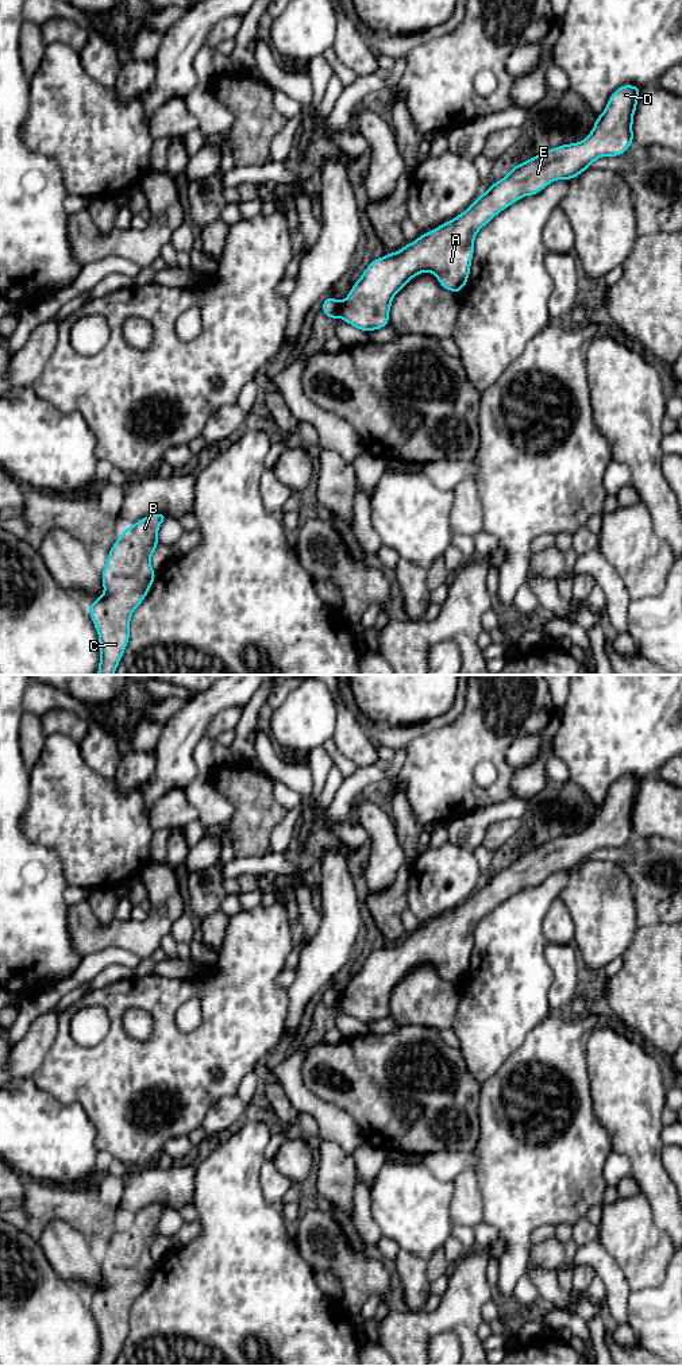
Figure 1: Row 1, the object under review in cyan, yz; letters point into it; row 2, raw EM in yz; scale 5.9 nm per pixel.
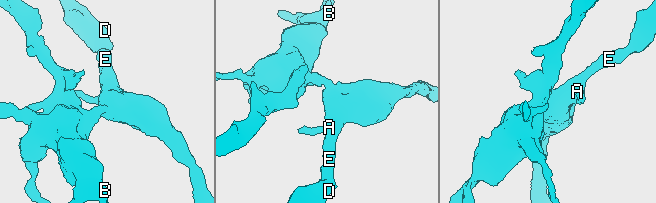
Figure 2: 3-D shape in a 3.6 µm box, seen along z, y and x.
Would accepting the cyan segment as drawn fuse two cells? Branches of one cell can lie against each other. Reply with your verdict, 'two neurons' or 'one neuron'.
two neurons

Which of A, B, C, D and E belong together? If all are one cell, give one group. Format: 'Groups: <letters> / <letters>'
Groups: A D E / B C

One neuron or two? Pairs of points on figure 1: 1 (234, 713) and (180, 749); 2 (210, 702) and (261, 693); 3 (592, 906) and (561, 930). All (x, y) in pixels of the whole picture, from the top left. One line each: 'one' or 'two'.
1: two
2: two
3: two

